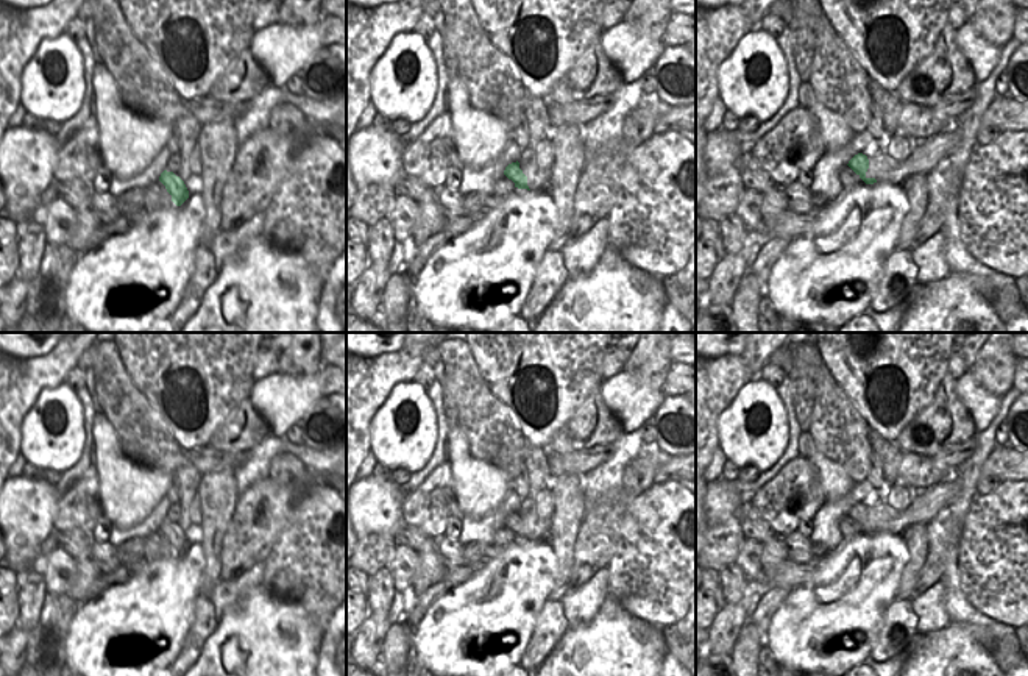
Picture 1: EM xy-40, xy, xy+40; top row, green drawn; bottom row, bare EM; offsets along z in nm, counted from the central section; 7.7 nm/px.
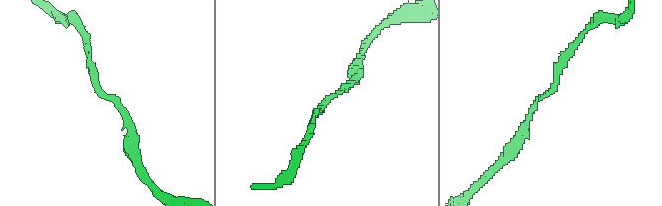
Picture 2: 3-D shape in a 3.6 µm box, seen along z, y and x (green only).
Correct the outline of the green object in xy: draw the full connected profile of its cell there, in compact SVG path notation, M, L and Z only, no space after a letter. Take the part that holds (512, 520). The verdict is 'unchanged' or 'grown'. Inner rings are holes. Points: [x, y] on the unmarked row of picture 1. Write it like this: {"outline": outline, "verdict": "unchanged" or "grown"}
{"outline": "M512 512L505 517L504 525L515 532L515 537L518 539L529 539L527 535L527 526L519 518L519 512Z", "verdict": "unchanged"}

